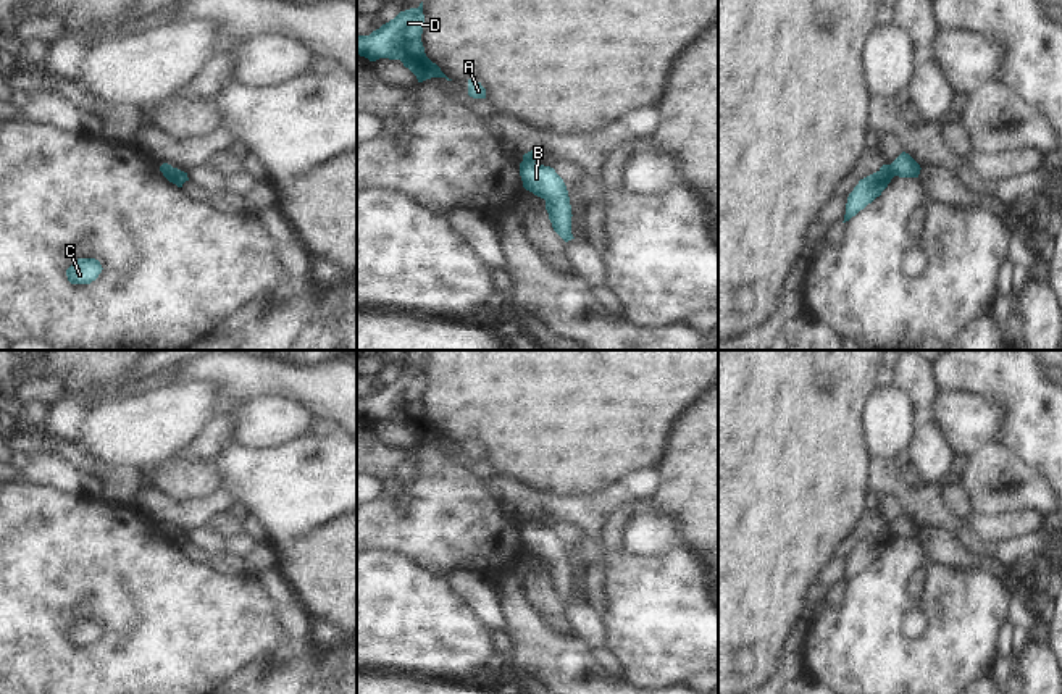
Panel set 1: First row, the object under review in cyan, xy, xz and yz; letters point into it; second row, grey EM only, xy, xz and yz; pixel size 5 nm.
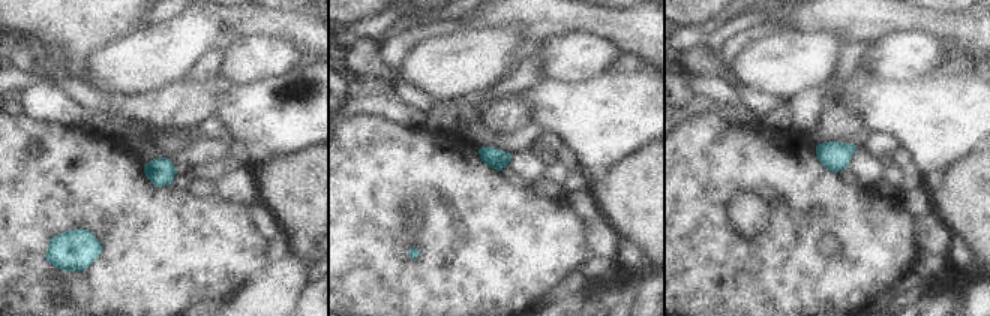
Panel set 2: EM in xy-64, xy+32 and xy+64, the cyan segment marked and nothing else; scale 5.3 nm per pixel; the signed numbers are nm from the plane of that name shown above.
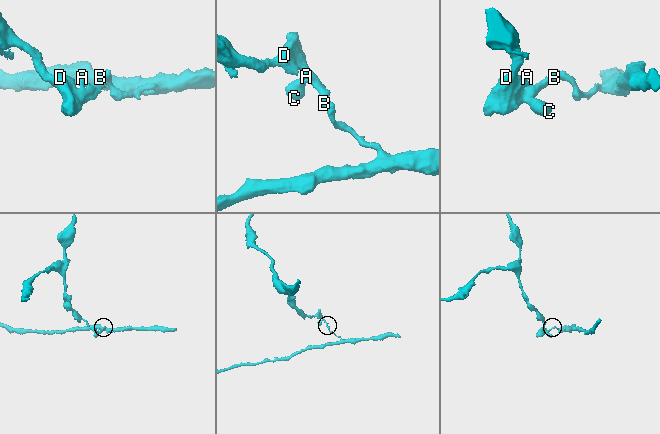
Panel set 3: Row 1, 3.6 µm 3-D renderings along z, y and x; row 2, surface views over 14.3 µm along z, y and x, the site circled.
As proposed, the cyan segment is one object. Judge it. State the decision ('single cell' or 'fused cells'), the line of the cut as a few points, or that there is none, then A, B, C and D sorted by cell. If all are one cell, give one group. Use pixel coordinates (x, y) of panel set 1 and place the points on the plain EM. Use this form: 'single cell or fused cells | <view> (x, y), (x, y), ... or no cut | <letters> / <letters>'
fused cells | yz (890, 526), (894, 536) | A C D / B

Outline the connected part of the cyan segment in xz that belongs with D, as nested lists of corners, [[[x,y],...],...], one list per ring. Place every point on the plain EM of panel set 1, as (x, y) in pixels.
[[[421,363],[418,370],[400,373],[370,397],[357,397],[357,416],[370,423],[379,420],[400,421],[416,437],[418,444],[431,439],[452,442],[426,418],[421,403],[423,387]]]

